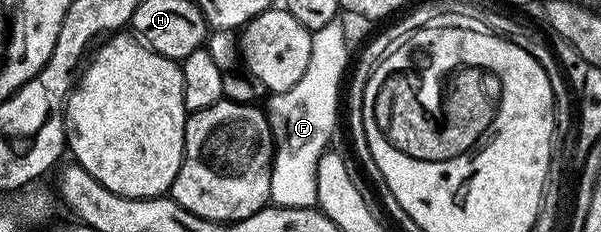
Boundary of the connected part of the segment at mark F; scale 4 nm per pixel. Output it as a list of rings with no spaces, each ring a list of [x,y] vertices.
[[[335,20],[313,31],[310,61],[302,79],[293,88],[272,94],[267,99],[274,145],[270,180],[270,200],[273,205],[290,208],[317,205],[317,164],[334,134],[338,120],[338,86],[343,85],[342,76],[347,75],[351,63],[346,32],[340,23]]]

